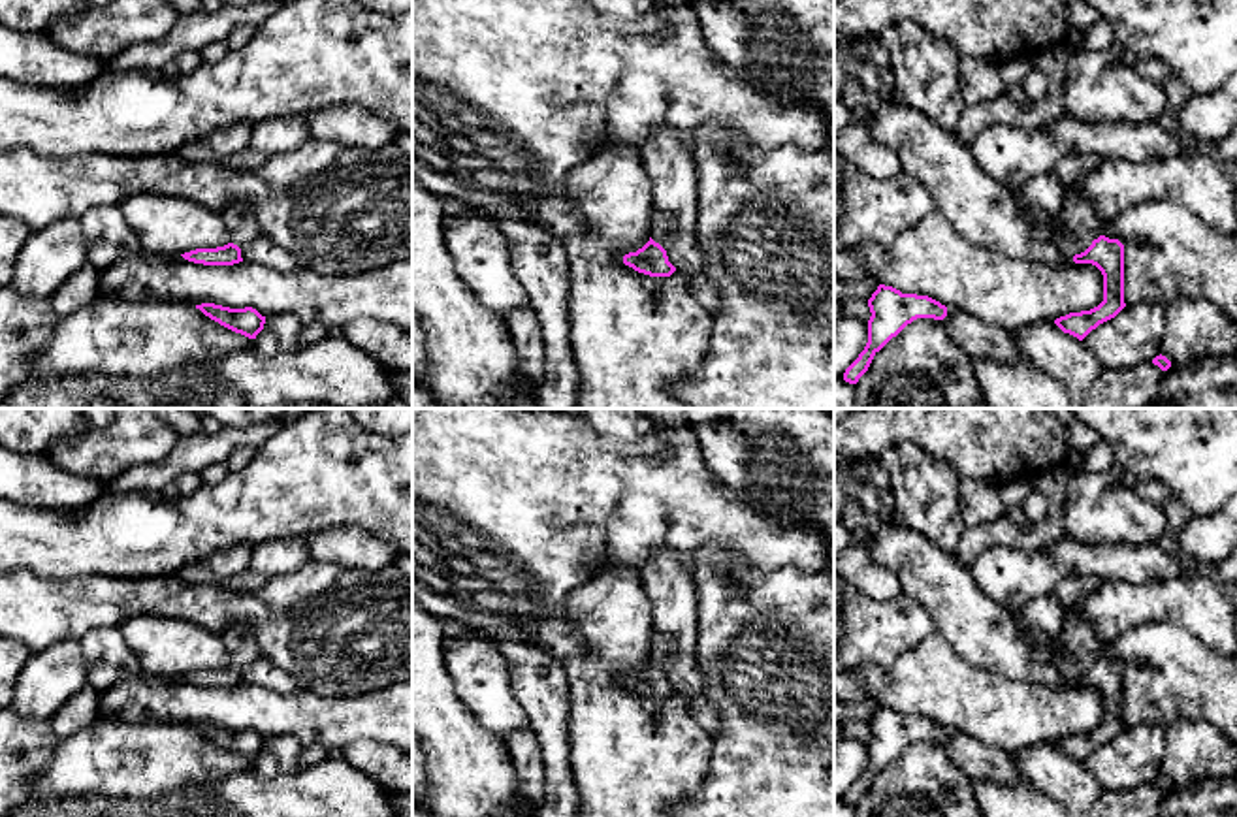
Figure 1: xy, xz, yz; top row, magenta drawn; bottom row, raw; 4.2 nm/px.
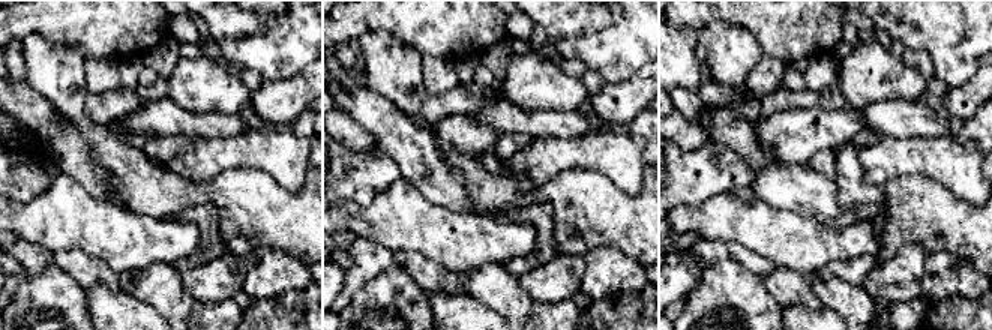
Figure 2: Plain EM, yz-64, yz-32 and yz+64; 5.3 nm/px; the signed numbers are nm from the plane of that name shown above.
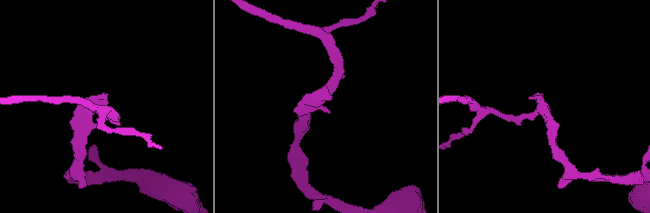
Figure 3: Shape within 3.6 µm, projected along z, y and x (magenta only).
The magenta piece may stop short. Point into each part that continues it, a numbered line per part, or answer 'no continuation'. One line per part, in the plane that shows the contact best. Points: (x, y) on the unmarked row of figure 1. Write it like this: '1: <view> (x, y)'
1: yz (1083, 648)

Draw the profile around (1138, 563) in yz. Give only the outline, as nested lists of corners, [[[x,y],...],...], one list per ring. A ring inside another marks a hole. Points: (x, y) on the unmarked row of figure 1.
[[[1066,535],[1041,552],[1064,565],[1071,574],[1096,576],[1101,582],[1126,580],[1130,584],[1147,584],[1186,572],[1181,559],[1173,557],[1158,542],[1081,544]]]

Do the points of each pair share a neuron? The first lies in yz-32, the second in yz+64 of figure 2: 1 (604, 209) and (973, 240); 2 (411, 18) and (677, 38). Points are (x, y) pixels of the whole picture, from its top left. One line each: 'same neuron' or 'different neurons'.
1: same neuron
2: different neurons

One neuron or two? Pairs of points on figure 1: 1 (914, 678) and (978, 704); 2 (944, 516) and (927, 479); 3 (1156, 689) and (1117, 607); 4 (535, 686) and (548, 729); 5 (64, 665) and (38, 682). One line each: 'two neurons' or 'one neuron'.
1: one neuron
2: one neuron
3: two neurons
4: one neuron
5: one neuron

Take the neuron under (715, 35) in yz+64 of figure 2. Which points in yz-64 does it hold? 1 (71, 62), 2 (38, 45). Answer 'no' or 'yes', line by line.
1: yes
2: yes

